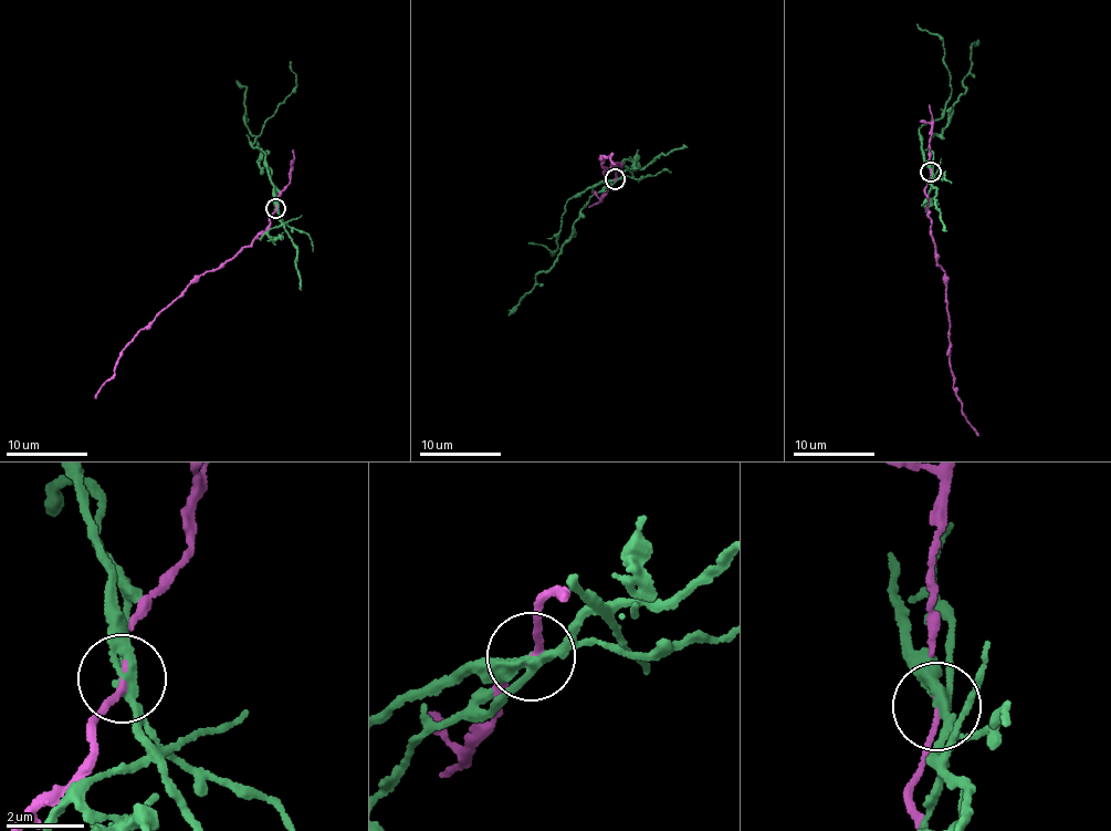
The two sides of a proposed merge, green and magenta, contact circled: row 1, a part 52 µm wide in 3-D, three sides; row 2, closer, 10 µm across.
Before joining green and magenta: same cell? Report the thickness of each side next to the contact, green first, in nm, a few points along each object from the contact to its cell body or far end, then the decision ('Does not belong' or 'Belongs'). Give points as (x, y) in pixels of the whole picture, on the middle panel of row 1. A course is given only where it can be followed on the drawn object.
Thickness 280 nm (green) against 100 nm. Course of green: (614, 179), (567, 201), (552, 255), (549, 249), (530, 242). Course of magenta: (614, 179), (621, 163), (607, 173), (599, 157), (611, 155), (614, 164). Does not belong

